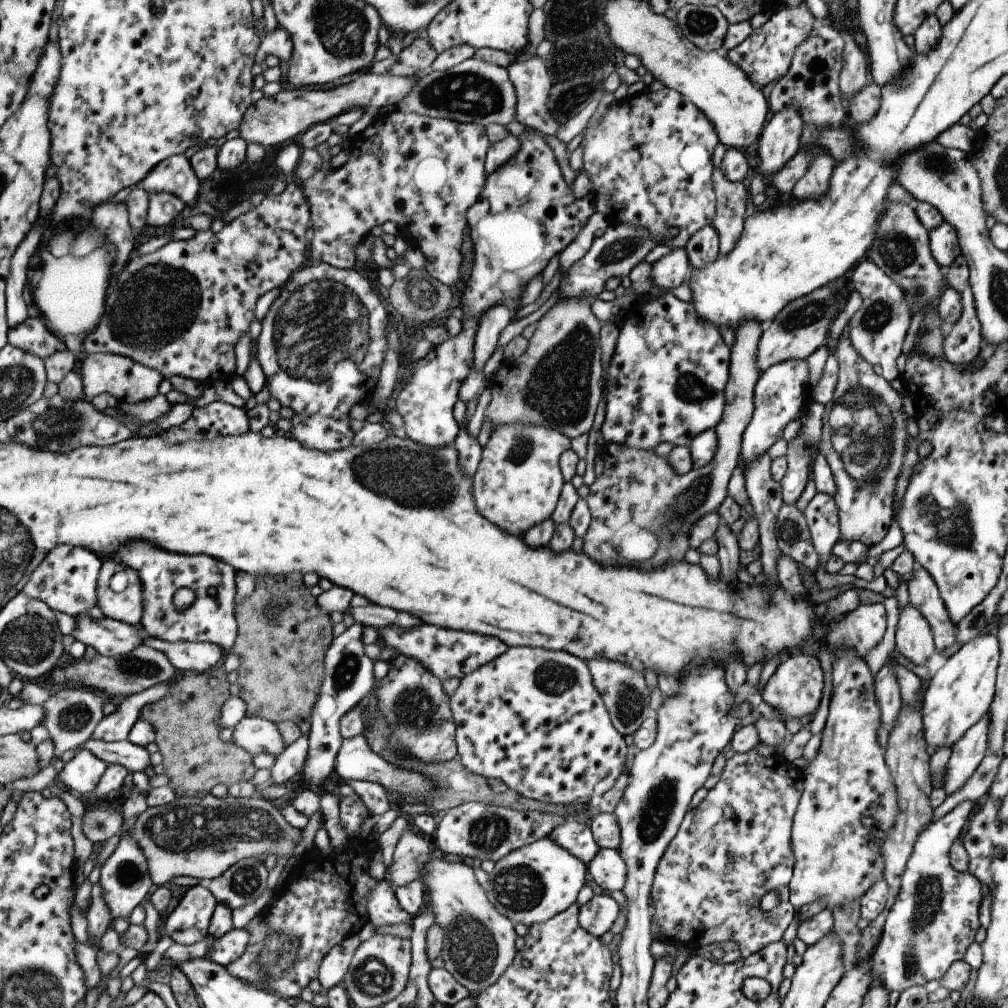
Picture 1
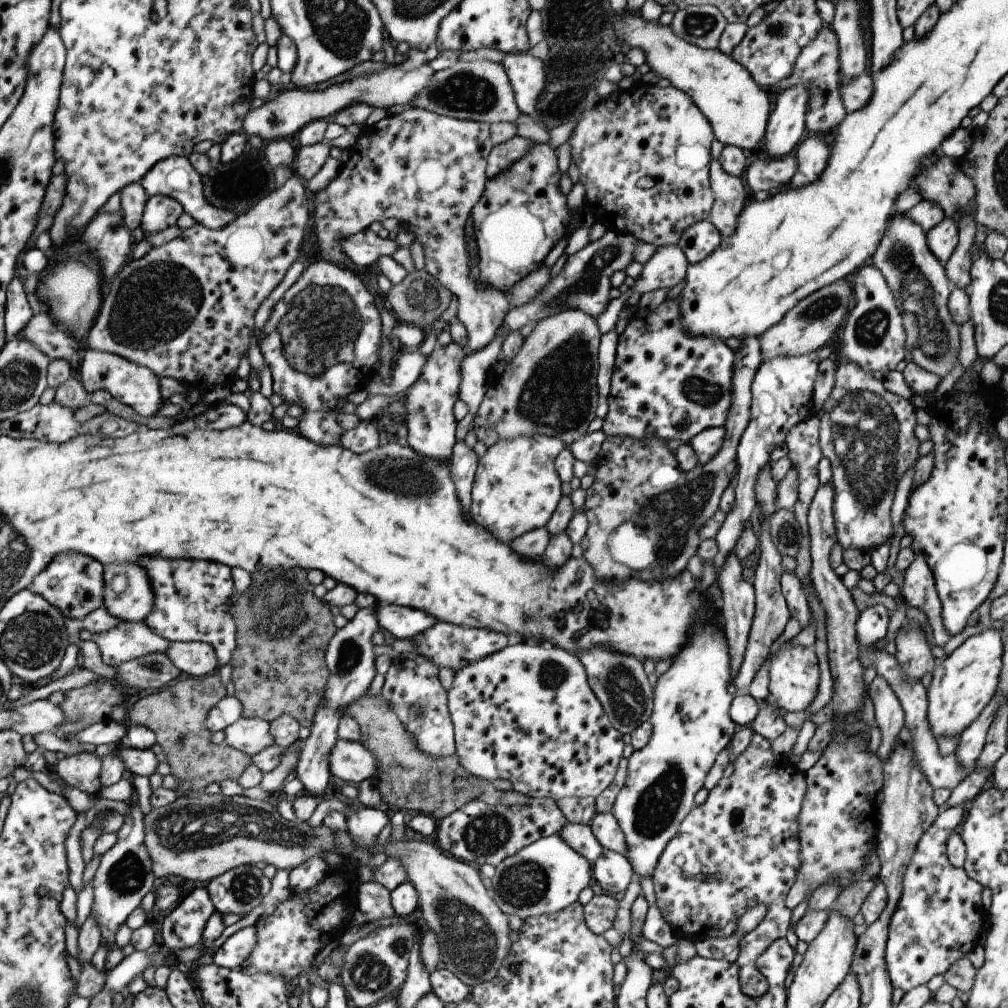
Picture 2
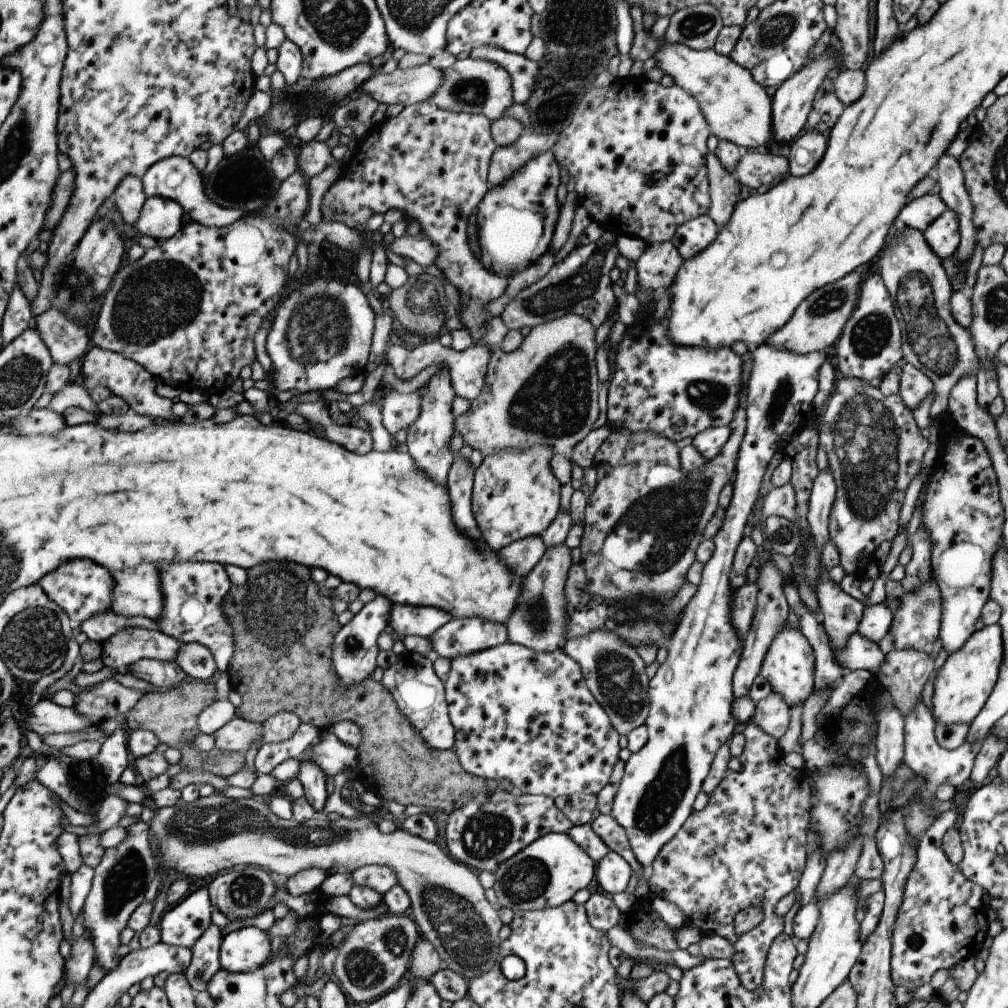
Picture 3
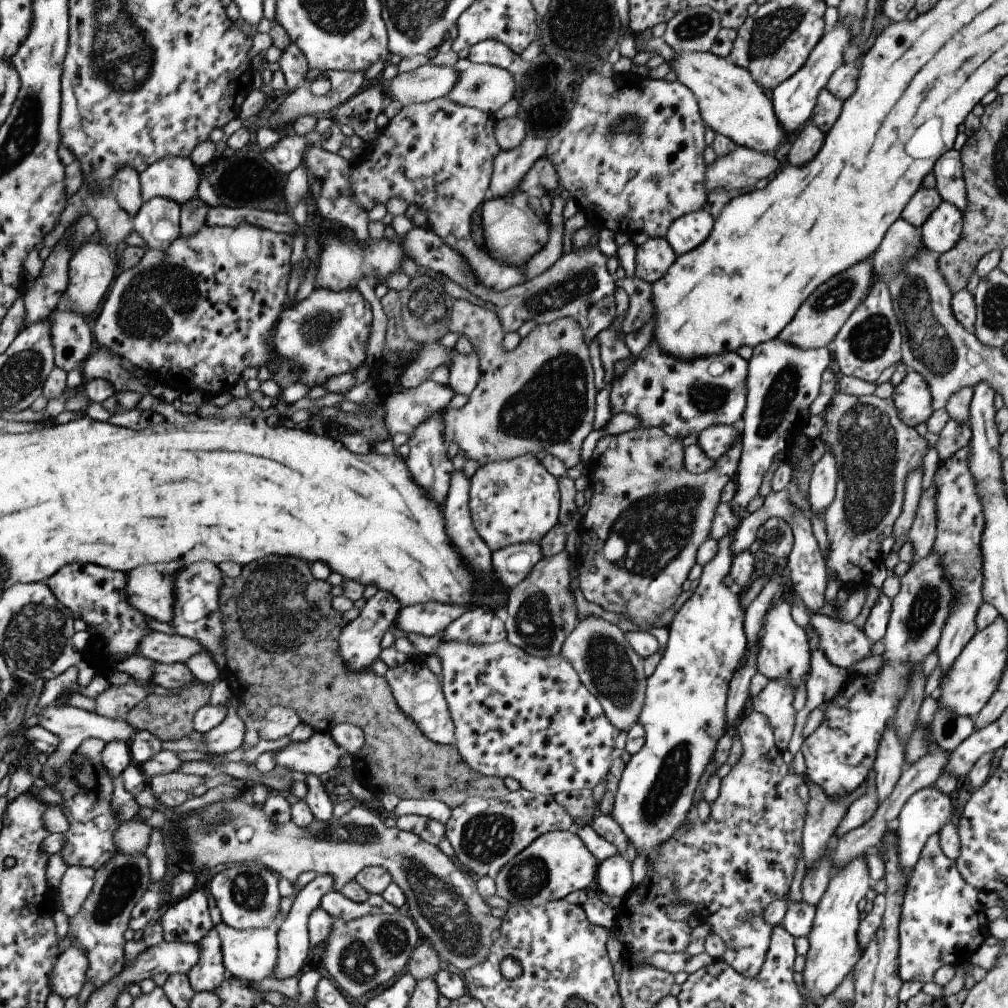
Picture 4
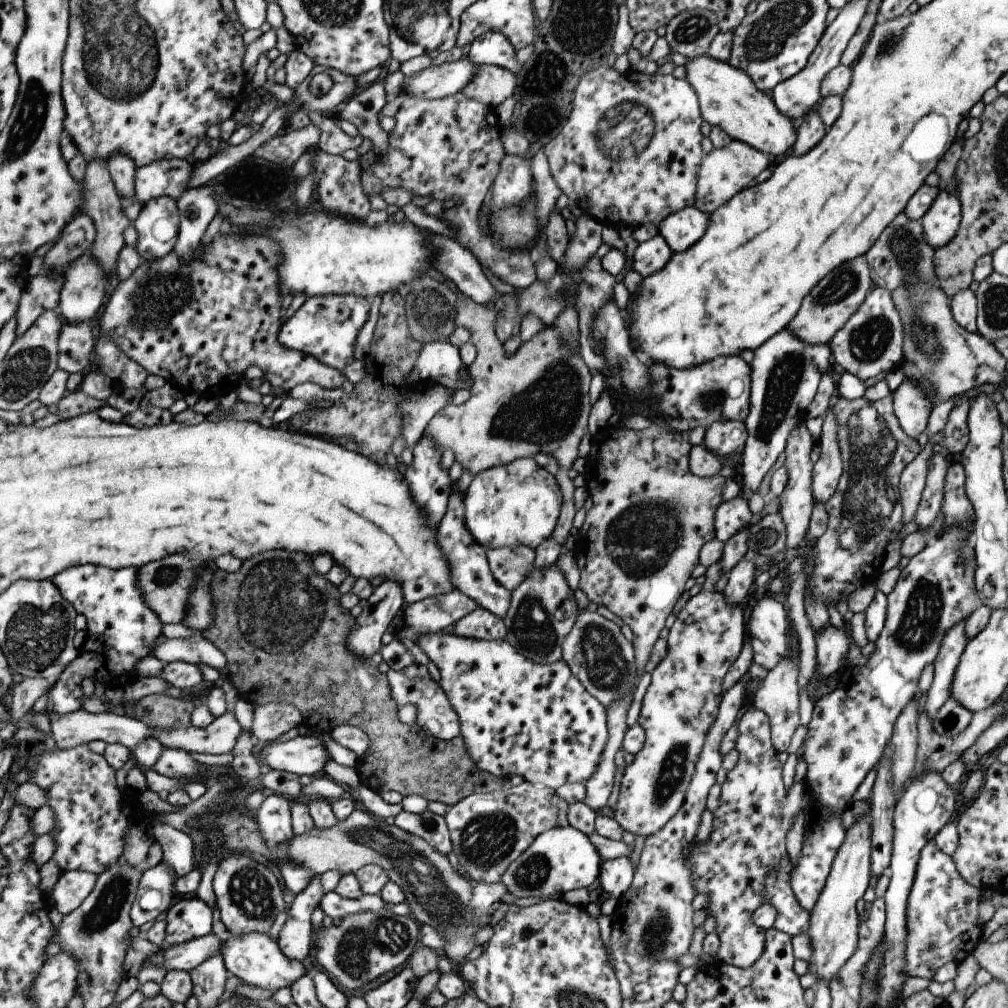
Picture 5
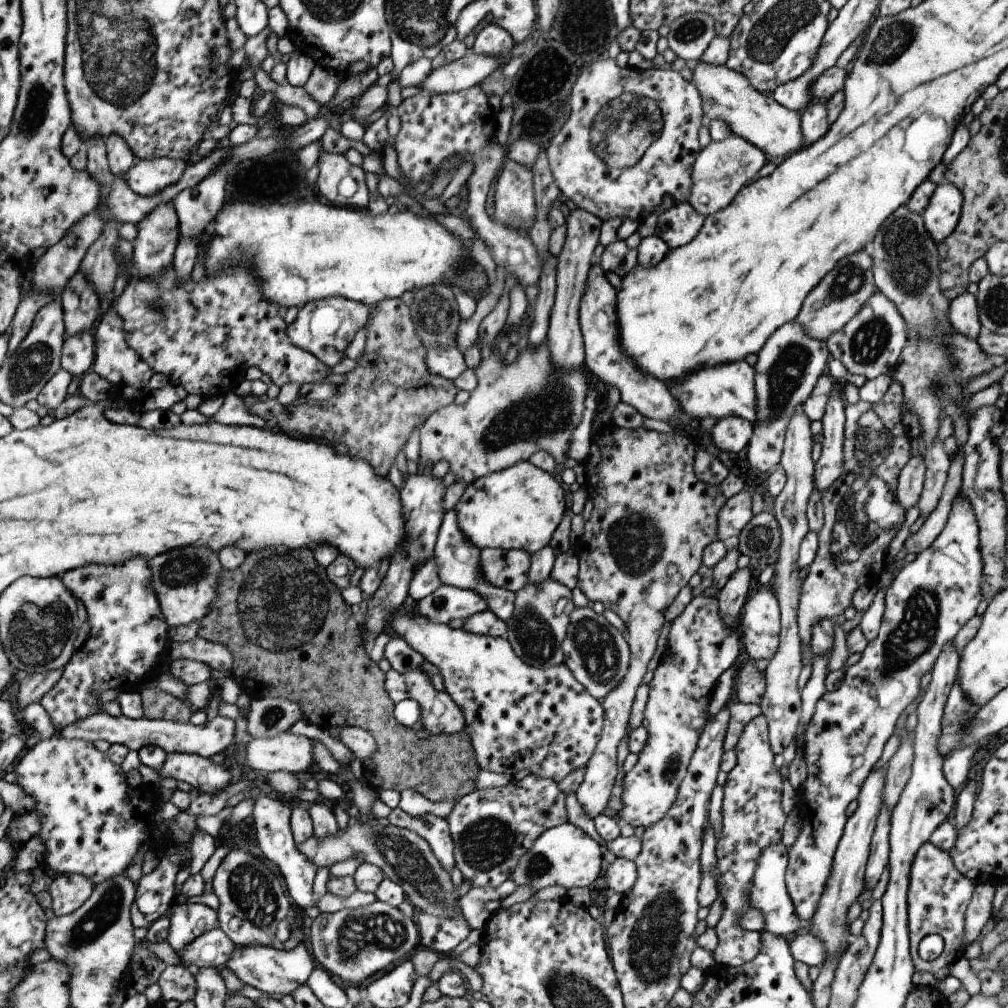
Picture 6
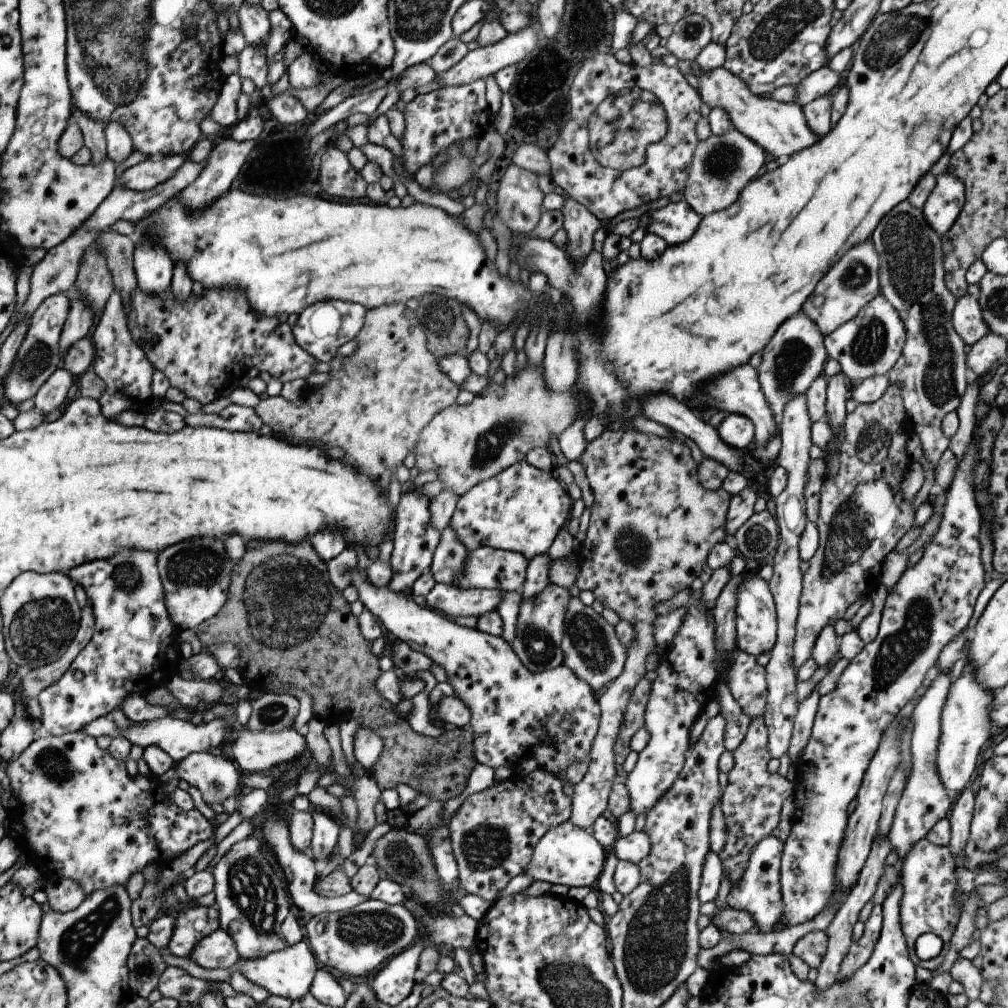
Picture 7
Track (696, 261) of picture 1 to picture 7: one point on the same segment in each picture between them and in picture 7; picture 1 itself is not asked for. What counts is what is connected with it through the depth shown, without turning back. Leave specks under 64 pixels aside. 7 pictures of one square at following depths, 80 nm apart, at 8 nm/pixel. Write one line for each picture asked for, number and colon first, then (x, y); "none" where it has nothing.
2: (700, 239)
3: (690, 238)
4: (685, 233)
5: (680, 230)
6: (676, 226)
7: (675, 222)

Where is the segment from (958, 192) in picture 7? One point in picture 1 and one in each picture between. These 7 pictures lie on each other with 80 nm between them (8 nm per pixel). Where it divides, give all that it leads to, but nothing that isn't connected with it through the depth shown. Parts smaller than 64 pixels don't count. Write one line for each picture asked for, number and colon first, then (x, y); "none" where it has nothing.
1: (942, 241)
2: (942, 238)
3: (941, 236)
4: (940, 232)
5: (941, 221)
6: (940, 216)

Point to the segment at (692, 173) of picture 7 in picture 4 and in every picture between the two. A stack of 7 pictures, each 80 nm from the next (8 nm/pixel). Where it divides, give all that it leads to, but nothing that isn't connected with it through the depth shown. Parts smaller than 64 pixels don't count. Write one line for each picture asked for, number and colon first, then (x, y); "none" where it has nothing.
4: (739, 171)
5: (725, 171)
6: (720, 169)

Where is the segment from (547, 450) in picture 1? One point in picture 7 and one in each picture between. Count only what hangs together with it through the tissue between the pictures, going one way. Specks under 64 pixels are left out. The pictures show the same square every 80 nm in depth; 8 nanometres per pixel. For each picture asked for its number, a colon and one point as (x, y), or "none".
2: (516, 487)
3: (514, 495)
4: (515, 500)
5: (517, 503)
6: (518, 507)
7: (521, 508)

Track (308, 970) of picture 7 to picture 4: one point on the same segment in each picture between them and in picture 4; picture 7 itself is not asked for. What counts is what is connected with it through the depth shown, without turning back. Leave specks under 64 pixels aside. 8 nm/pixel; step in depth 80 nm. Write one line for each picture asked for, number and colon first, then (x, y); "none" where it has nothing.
4: (248, 954)
5: (255, 958)
6: (273, 971)

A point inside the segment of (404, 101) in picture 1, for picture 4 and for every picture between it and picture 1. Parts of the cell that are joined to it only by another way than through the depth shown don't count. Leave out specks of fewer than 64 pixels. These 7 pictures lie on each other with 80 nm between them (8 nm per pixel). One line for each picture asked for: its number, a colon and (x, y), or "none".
2: (476, 90)
3: (474, 86)
4: (485, 87)

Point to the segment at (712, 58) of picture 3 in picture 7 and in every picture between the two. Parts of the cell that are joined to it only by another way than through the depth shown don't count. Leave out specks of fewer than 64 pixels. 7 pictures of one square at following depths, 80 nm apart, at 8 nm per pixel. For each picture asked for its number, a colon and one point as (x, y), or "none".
4: (731, 104)
5: (727, 98)
6: (726, 95)
7: (779, 129)

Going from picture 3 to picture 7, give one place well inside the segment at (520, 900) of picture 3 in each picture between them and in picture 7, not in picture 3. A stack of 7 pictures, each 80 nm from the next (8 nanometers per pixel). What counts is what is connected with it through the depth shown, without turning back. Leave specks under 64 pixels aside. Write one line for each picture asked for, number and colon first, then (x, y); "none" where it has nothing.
4: (556, 863)
5: (561, 859)
6: (563, 854)
7: (566, 854)

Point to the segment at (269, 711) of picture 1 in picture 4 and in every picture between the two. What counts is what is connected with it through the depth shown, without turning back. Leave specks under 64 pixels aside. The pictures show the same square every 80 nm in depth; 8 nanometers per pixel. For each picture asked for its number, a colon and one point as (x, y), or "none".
2: (282, 630)
3: (282, 629)
4: (280, 637)

